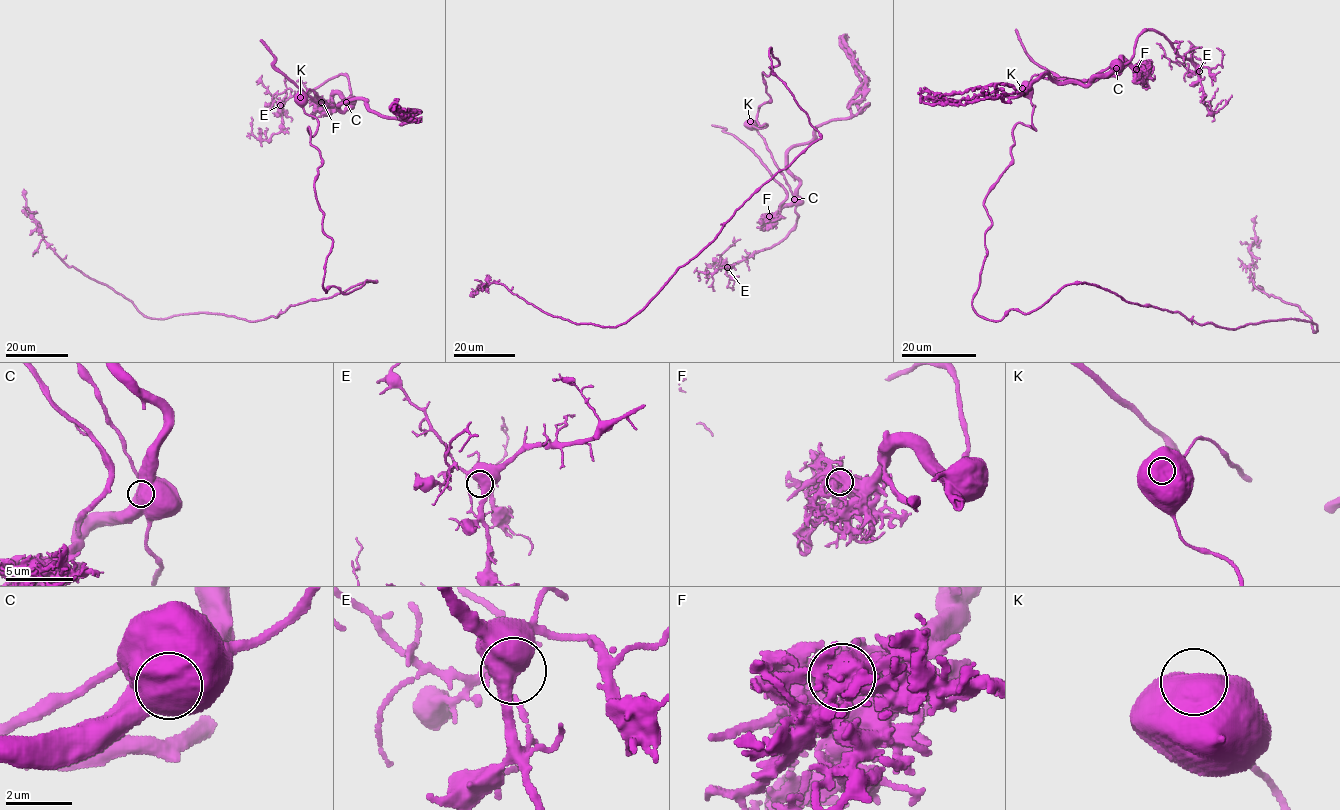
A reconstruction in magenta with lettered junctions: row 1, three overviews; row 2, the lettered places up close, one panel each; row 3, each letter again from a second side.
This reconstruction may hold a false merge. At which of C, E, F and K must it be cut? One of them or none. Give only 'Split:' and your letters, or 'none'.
Split: C

